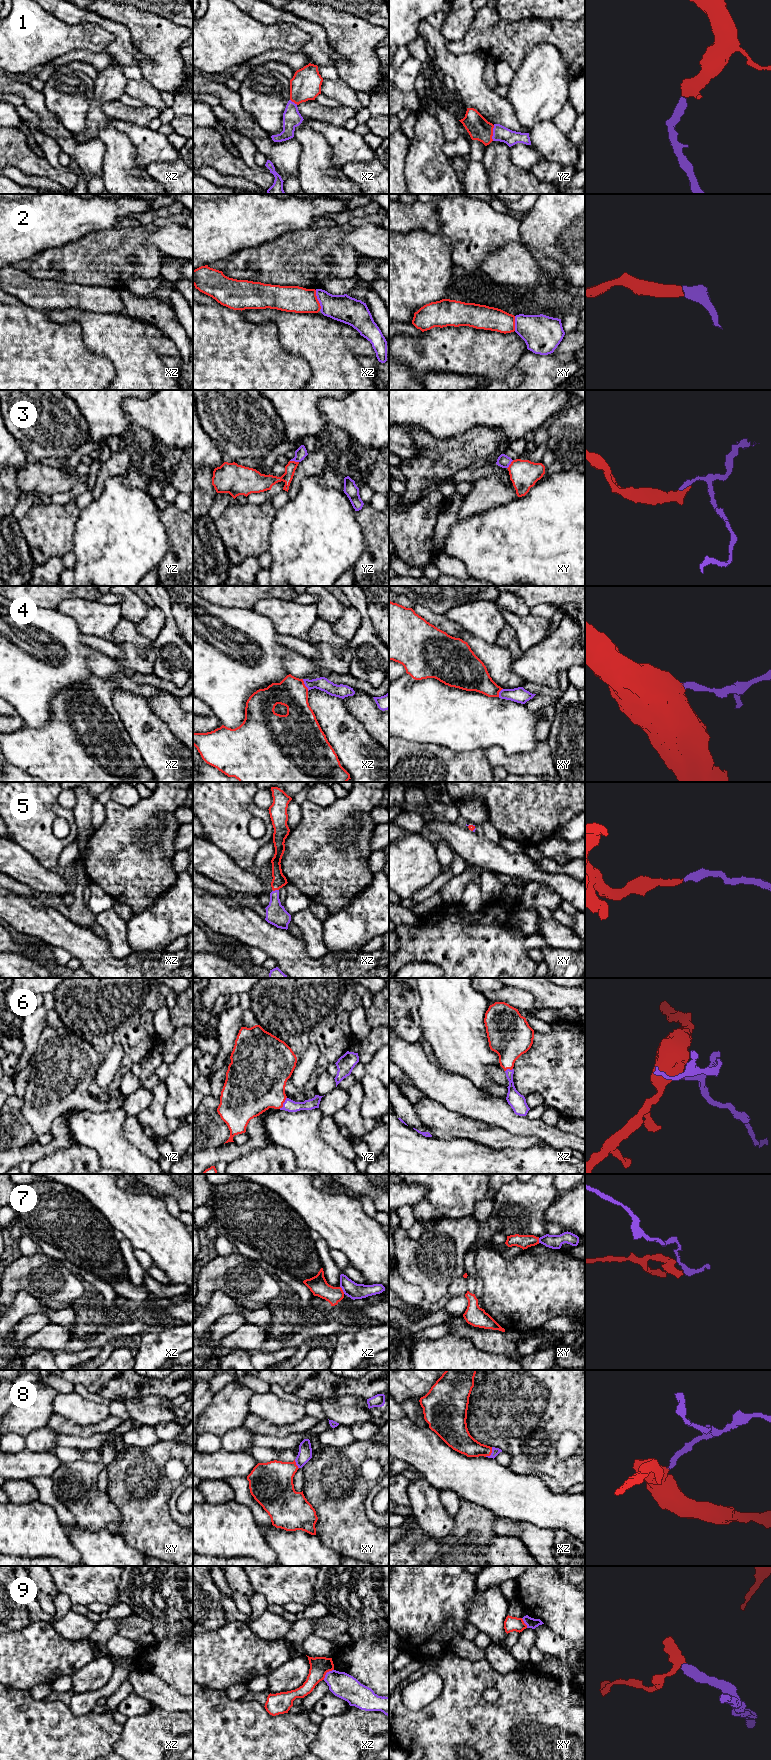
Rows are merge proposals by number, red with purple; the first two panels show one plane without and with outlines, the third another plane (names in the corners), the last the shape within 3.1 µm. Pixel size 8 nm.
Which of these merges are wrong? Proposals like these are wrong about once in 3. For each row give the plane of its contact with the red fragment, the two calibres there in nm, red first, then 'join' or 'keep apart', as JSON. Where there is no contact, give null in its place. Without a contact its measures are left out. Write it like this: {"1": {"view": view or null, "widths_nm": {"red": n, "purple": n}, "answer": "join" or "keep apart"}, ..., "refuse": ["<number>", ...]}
{"1": {"view": "yz", "widths_nm": {"red": 180, "purple": 130}, "answer": "join"}, "2": {"view": "xz", "widths_nm": {"red": 220, "purple": 220}, "answer": "keep apart"}, "3": {"view": "yz", "widths_nm": {"red": 90, "purple": 90}, "answer": "keep apart"}, "4": {"view": "xz", "widths_nm": {"red": 240, "purple": 110}, "answer": "join"}, "5": {"view": "xz", "widths_nm": {"red": 110, "purple": 160}, "answer": "join"}, "6": {"view": "yz", "widths_nm": {"red": 420, "purple": 100}, "answer": "join"}, "7": {"view": "xz", "widths_nm": {"red": 150, "purple": 130}, "answer": "keep apart"}, "8": {"view": "xz", "widths_nm": {"red": 170, "purple": 60}, "answer": "join"}, "9": {"view": "xz", "widths_nm": {"red": 160, "purple": 200}, "answer": "keep apart"}, "refuse": ["2", "3", "7", "9"]}

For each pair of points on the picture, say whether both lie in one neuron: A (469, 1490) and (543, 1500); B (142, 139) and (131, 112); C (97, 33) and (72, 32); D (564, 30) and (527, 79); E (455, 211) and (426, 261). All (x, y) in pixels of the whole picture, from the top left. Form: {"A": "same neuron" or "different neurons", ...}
{"A": "same neuron", "B": "different neurons", "C": "same neuron", "D": "different neurons", "E": "different neurons"}

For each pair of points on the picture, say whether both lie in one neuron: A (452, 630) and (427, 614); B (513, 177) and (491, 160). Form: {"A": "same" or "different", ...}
{"A": "same", "B": "same"}

